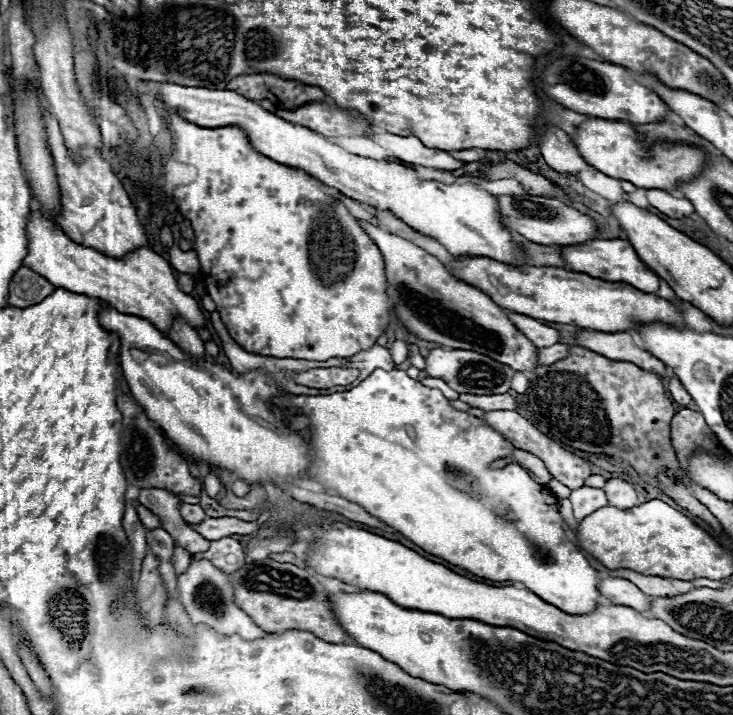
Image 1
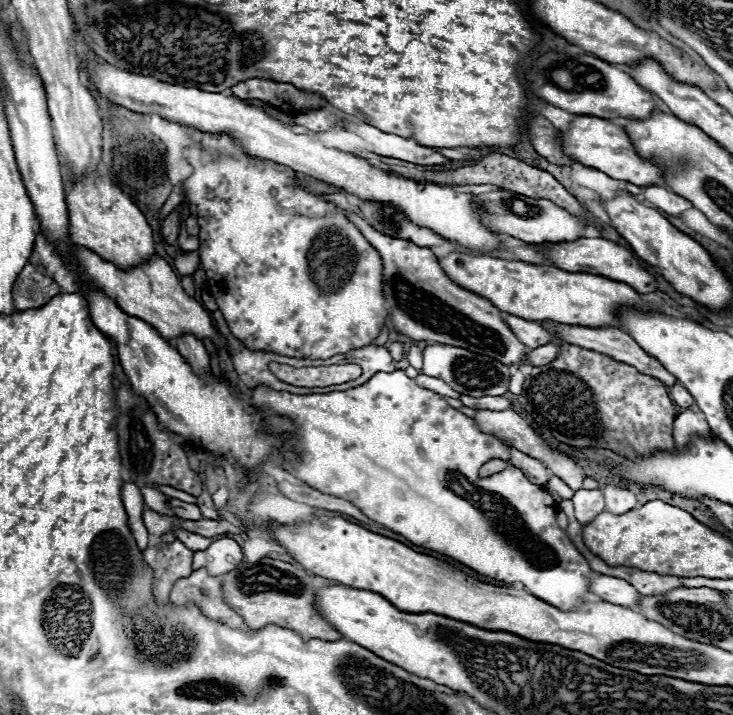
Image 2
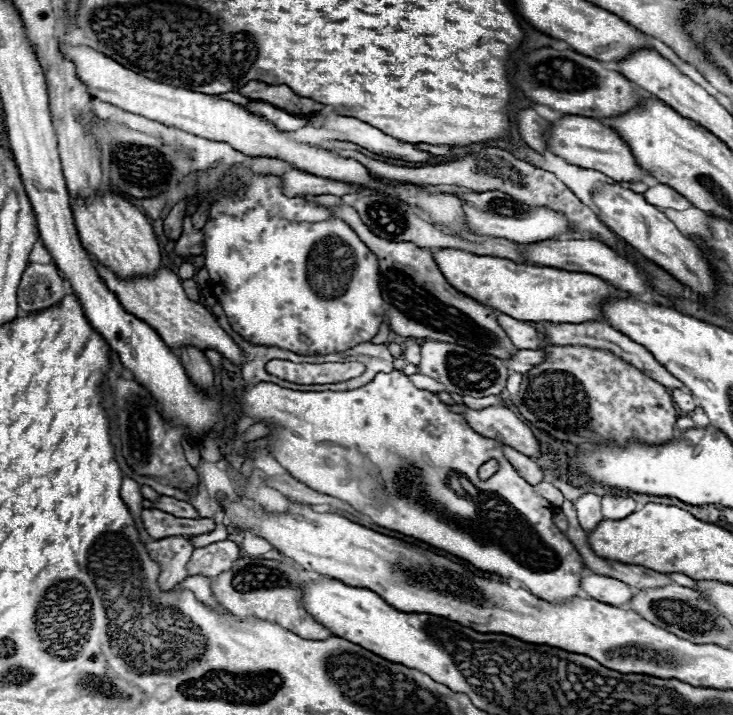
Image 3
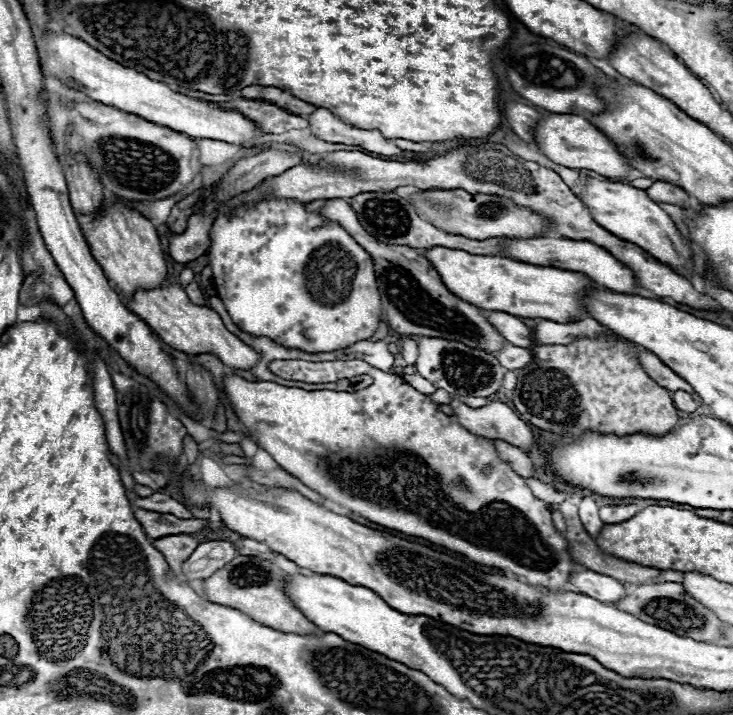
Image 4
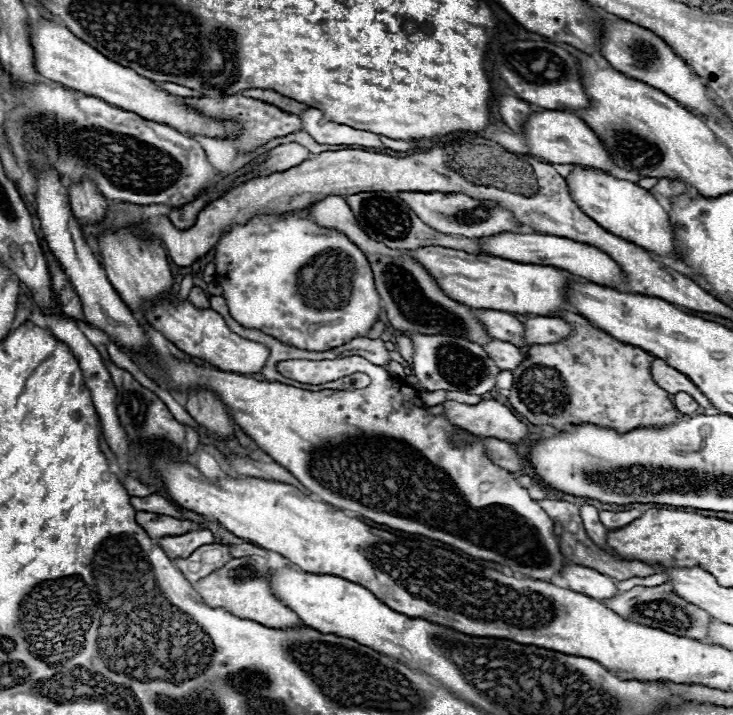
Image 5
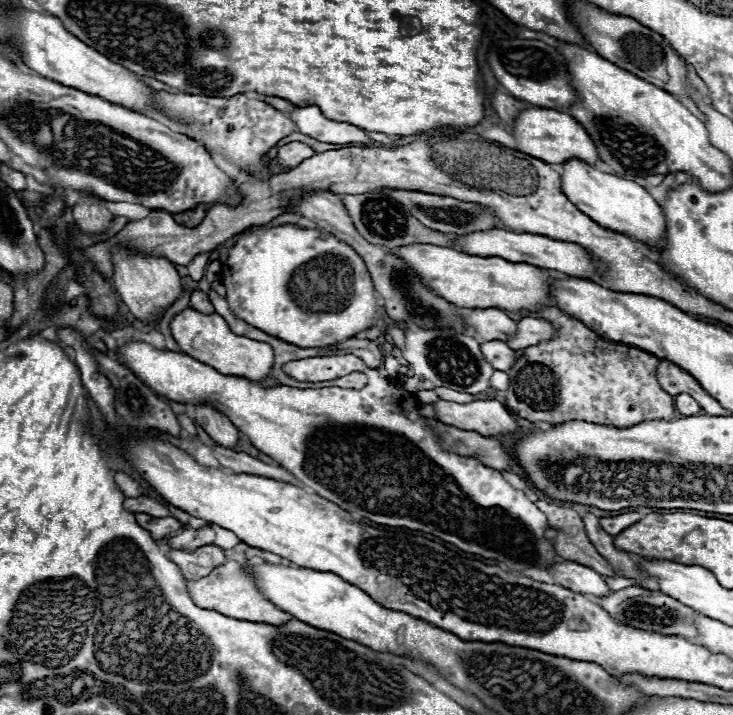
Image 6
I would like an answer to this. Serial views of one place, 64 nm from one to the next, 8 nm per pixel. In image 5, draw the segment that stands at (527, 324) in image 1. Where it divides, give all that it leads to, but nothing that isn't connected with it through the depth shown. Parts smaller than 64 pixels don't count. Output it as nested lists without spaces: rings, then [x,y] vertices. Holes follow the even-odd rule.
[[[474,310],[474,314],[480,320],[480,324],[486,328],[488,336],[524,346],[522,344],[522,334],[524,334],[522,322],[516,320],[512,314],[500,312],[500,310]]]

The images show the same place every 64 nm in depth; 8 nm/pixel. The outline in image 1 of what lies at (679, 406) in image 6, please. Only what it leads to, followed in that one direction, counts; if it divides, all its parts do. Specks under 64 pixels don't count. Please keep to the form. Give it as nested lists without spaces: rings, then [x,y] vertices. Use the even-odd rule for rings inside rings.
[[[674,376],[674,378],[670,378],[670,382],[668,382],[668,390],[670,390],[670,394],[672,394],[674,402],[678,402],[680,406],[688,406],[688,404],[692,402],[690,394],[684,390],[684,386],[680,384],[680,380],[676,380],[676,376]]]

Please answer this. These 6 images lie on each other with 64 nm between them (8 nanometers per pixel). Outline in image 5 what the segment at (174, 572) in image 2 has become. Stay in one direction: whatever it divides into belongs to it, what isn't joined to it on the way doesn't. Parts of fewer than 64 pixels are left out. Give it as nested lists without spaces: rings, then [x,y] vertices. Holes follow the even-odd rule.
[[[204,528],[204,530],[186,532],[180,536],[164,536],[160,546],[164,548],[164,552],[170,558],[176,558],[176,556],[190,556],[196,548],[200,548],[204,544],[212,544],[212,542],[216,542],[214,534]]]

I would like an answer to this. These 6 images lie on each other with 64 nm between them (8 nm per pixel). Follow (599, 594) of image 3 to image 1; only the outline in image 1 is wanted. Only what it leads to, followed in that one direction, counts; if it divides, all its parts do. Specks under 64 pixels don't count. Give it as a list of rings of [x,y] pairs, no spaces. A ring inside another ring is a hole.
[[[602,578],[598,584],[598,590],[612,604],[620,604],[620,606],[628,604],[630,608],[636,608],[638,612],[648,610],[650,598],[624,578]]]

